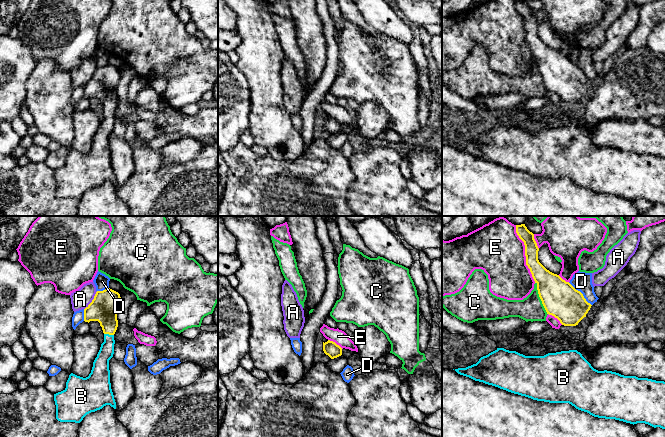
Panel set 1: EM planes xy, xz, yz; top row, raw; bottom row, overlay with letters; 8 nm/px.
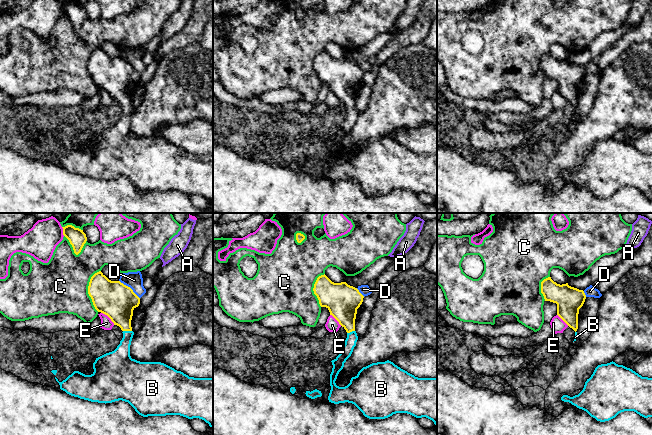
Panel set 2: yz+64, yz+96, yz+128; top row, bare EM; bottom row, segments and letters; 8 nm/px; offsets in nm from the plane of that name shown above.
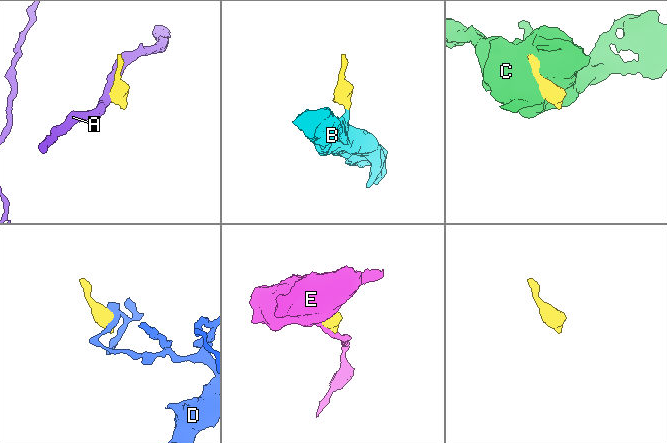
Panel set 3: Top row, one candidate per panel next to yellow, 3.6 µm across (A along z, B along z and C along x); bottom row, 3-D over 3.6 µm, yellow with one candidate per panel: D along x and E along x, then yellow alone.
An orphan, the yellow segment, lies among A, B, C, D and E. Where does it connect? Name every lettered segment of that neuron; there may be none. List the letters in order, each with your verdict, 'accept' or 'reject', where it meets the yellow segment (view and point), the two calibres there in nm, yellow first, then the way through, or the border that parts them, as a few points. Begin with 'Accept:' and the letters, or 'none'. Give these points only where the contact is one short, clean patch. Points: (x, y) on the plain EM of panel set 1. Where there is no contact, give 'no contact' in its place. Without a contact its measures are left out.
Accept: B
A: reject | xy (92, 76) | 220/150 nm | along xy (97, 67), (92, 77), (84, 85)
B: accept | xy (109, 110) | 220/130 nm | across xy (103, 84), (109, 99), (109, 110), (107, 126), (101, 139)
C: reject | yz (540, 74) | 300/190 nm
D: reject | yz (581, 69) | 300/160 nm | along yz (568, 58), (591, 81)
E: reject | yz (525, 30) | 150/400 nm

